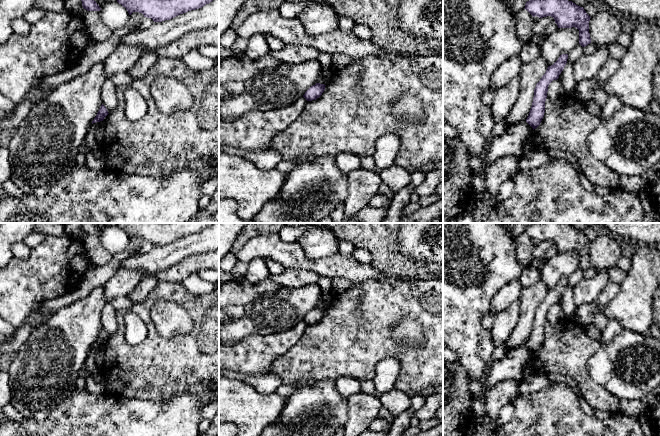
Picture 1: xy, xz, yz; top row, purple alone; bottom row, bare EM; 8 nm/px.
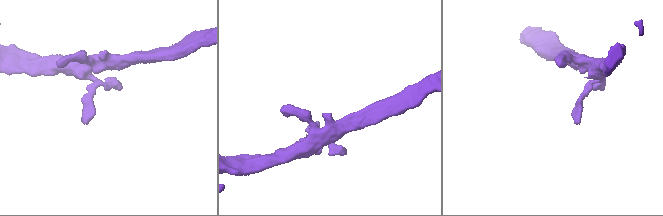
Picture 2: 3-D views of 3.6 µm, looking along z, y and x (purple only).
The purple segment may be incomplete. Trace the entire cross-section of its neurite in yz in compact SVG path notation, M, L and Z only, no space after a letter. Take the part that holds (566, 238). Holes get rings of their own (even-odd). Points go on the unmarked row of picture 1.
M530 223L525 232L533 241L551 240L558 252L572 252L579 254L579 268L582 271L591 267L589 257L590 240L583 231L568 224L561 223Z

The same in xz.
M316 307L315 309L311 310L303 319L303 321L307 324L307 325L312 325L312 324L316 324L317 322L319 322L322 317L325 314L325 310L324 308L320 308L320 307Z

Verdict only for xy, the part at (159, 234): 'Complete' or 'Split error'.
Complete

